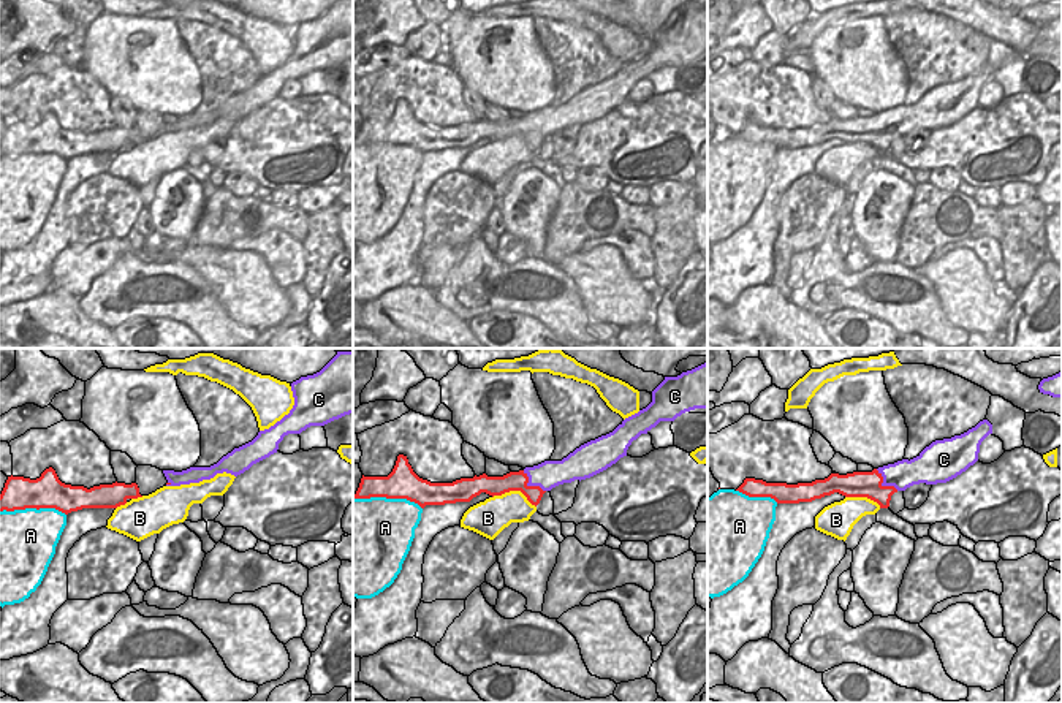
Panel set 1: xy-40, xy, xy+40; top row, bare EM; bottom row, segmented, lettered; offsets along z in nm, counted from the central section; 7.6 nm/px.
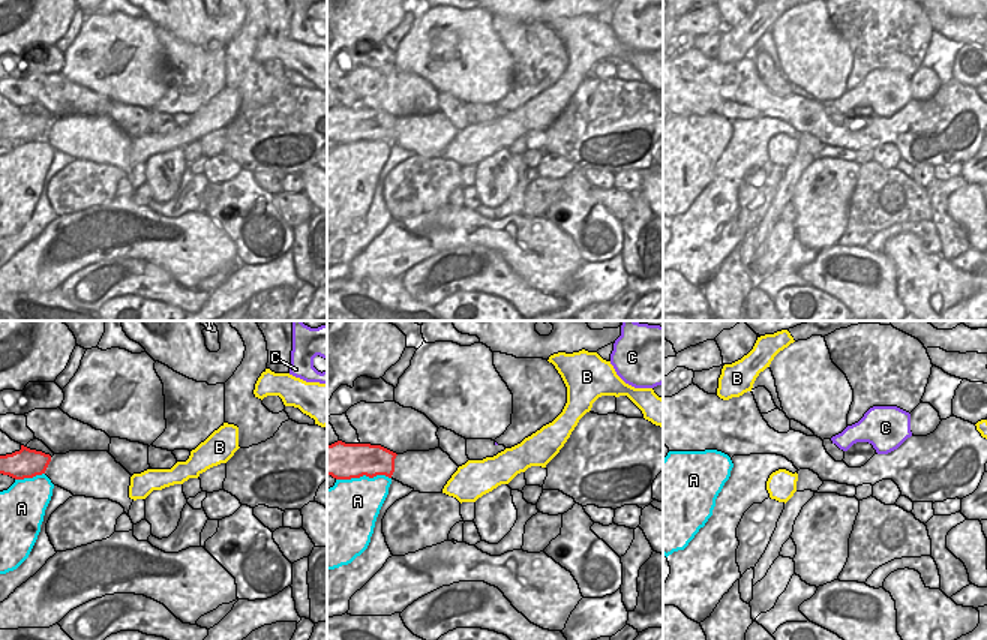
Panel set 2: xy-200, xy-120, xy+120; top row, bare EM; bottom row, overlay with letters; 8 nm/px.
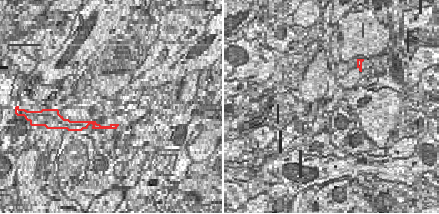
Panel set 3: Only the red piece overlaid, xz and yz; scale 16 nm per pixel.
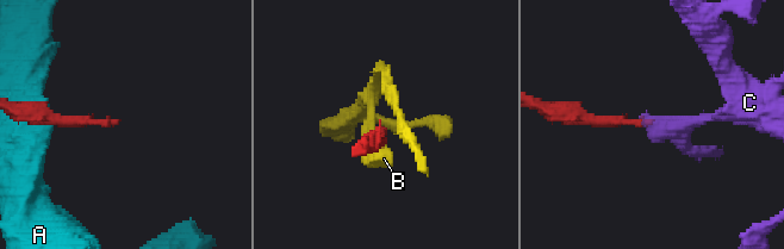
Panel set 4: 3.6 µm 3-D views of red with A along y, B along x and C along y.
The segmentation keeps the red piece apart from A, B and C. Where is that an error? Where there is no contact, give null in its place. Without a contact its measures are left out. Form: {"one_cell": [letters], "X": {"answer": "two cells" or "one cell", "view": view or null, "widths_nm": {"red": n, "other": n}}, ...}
{"one_cell": ["C"], "A": {"answer": "two cells", "view": "xy", "widths_nm": {"red": 240, "other": 480}}, "B": {"answer": "two cells", "view": "xy", "widths_nm": {"red": 140, "other": 260}}, "C": {"answer": "one cell", "view": "xy", "widths_nm": {"red": 140, "other": 220}}}

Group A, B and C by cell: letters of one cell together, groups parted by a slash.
A / B / C

